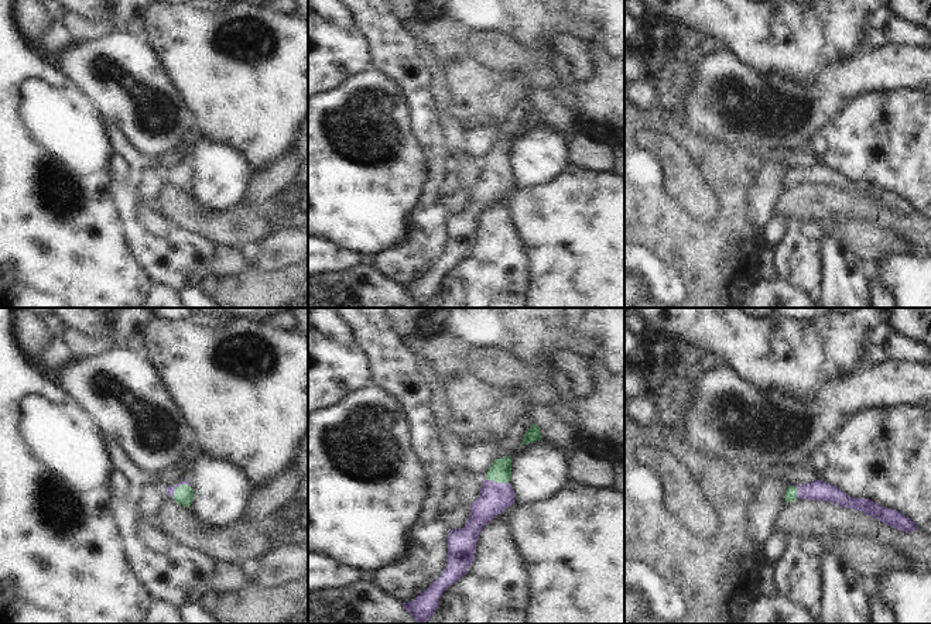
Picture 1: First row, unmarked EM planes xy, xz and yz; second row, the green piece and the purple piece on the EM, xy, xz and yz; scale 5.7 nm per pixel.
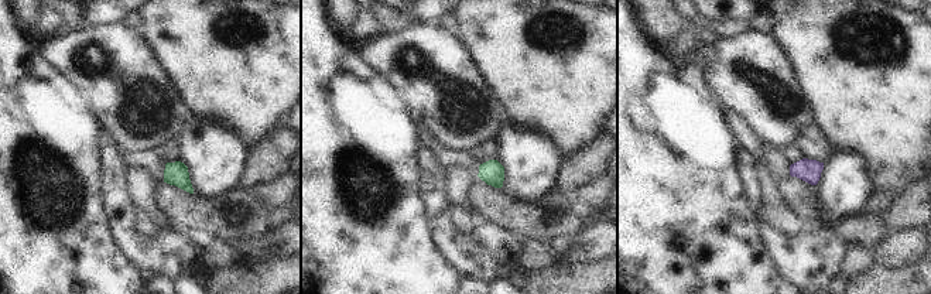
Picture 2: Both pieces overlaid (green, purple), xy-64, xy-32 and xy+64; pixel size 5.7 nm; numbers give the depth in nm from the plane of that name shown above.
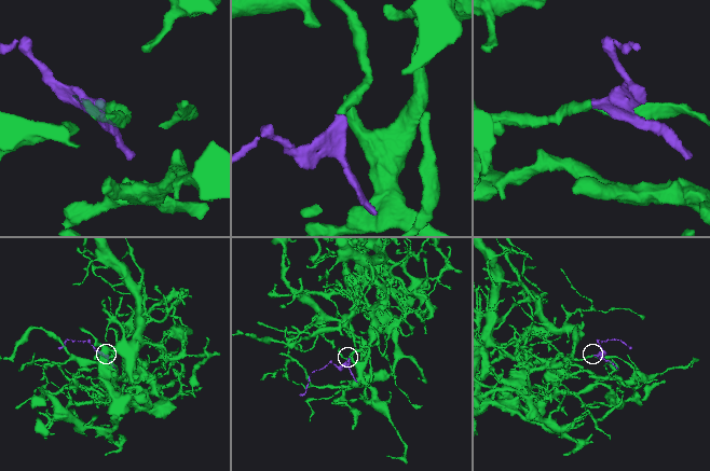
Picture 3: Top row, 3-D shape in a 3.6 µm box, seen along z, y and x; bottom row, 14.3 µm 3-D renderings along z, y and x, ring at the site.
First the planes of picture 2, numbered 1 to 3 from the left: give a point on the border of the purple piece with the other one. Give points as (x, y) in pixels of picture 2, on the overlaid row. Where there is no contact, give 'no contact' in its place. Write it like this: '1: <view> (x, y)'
1: no contact
2: no contact
3: no contact

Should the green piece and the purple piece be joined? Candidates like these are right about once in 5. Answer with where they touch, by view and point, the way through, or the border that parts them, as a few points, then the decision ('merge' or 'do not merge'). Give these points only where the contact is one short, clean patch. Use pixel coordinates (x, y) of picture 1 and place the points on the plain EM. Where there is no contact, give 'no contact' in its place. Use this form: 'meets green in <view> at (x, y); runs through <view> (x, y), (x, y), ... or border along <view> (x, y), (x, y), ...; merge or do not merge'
meets green in xy at (178, 171); runs through xy (184, 178), (178, 171), (170, 174); merge

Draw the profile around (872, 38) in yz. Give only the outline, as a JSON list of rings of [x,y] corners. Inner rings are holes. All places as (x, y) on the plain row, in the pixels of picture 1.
[[[869,24],[863,28],[863,44],[869,49],[879,49],[890,44],[884,30],[873,30]]]

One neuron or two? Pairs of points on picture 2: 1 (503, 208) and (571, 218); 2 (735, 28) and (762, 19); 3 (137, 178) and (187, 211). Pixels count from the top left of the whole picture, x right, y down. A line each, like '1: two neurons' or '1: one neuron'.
1: one neuron
2: two neurons
3: two neurons

